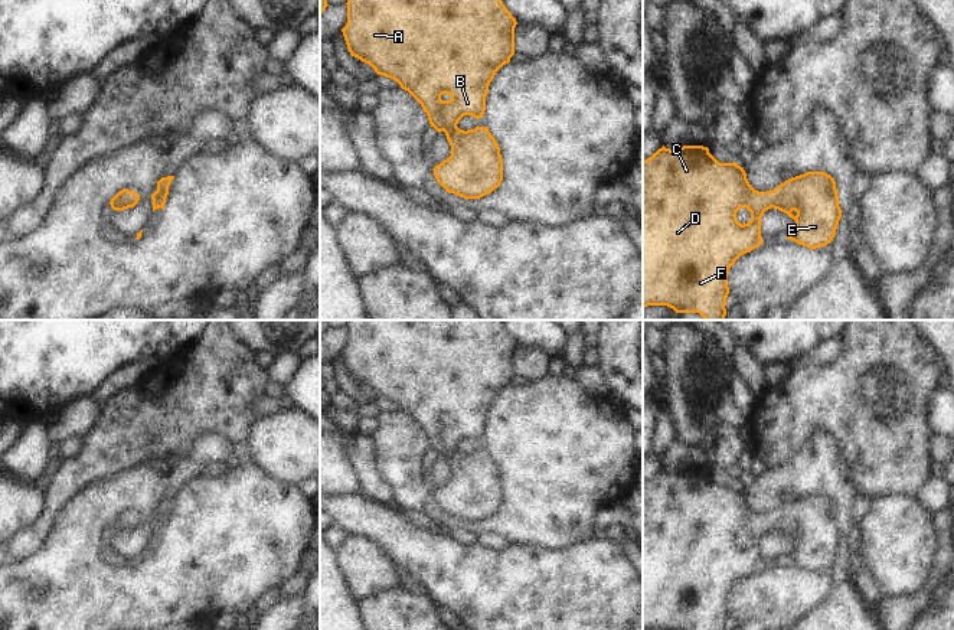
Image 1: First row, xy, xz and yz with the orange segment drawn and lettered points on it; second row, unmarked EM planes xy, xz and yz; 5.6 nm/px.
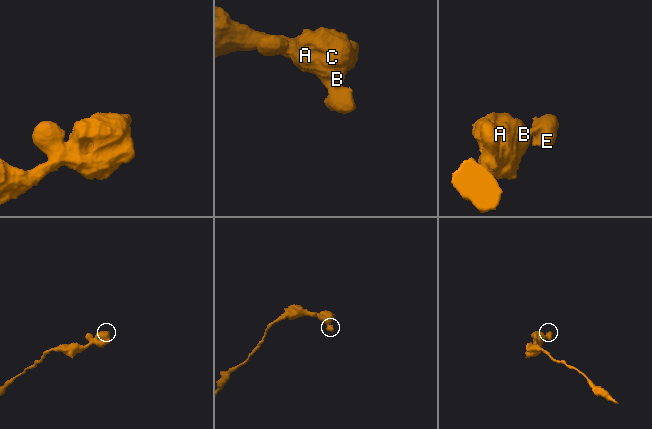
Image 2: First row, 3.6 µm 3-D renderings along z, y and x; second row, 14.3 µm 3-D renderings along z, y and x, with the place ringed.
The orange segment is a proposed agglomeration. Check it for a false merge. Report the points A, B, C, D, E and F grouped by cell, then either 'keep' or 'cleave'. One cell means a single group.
groups A B C D E F; keep

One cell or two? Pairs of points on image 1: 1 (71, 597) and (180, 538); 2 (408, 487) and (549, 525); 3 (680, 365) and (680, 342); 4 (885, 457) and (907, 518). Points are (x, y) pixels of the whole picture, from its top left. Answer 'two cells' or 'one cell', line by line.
1: one cell
2: one cell
3: one cell
4: two cells

